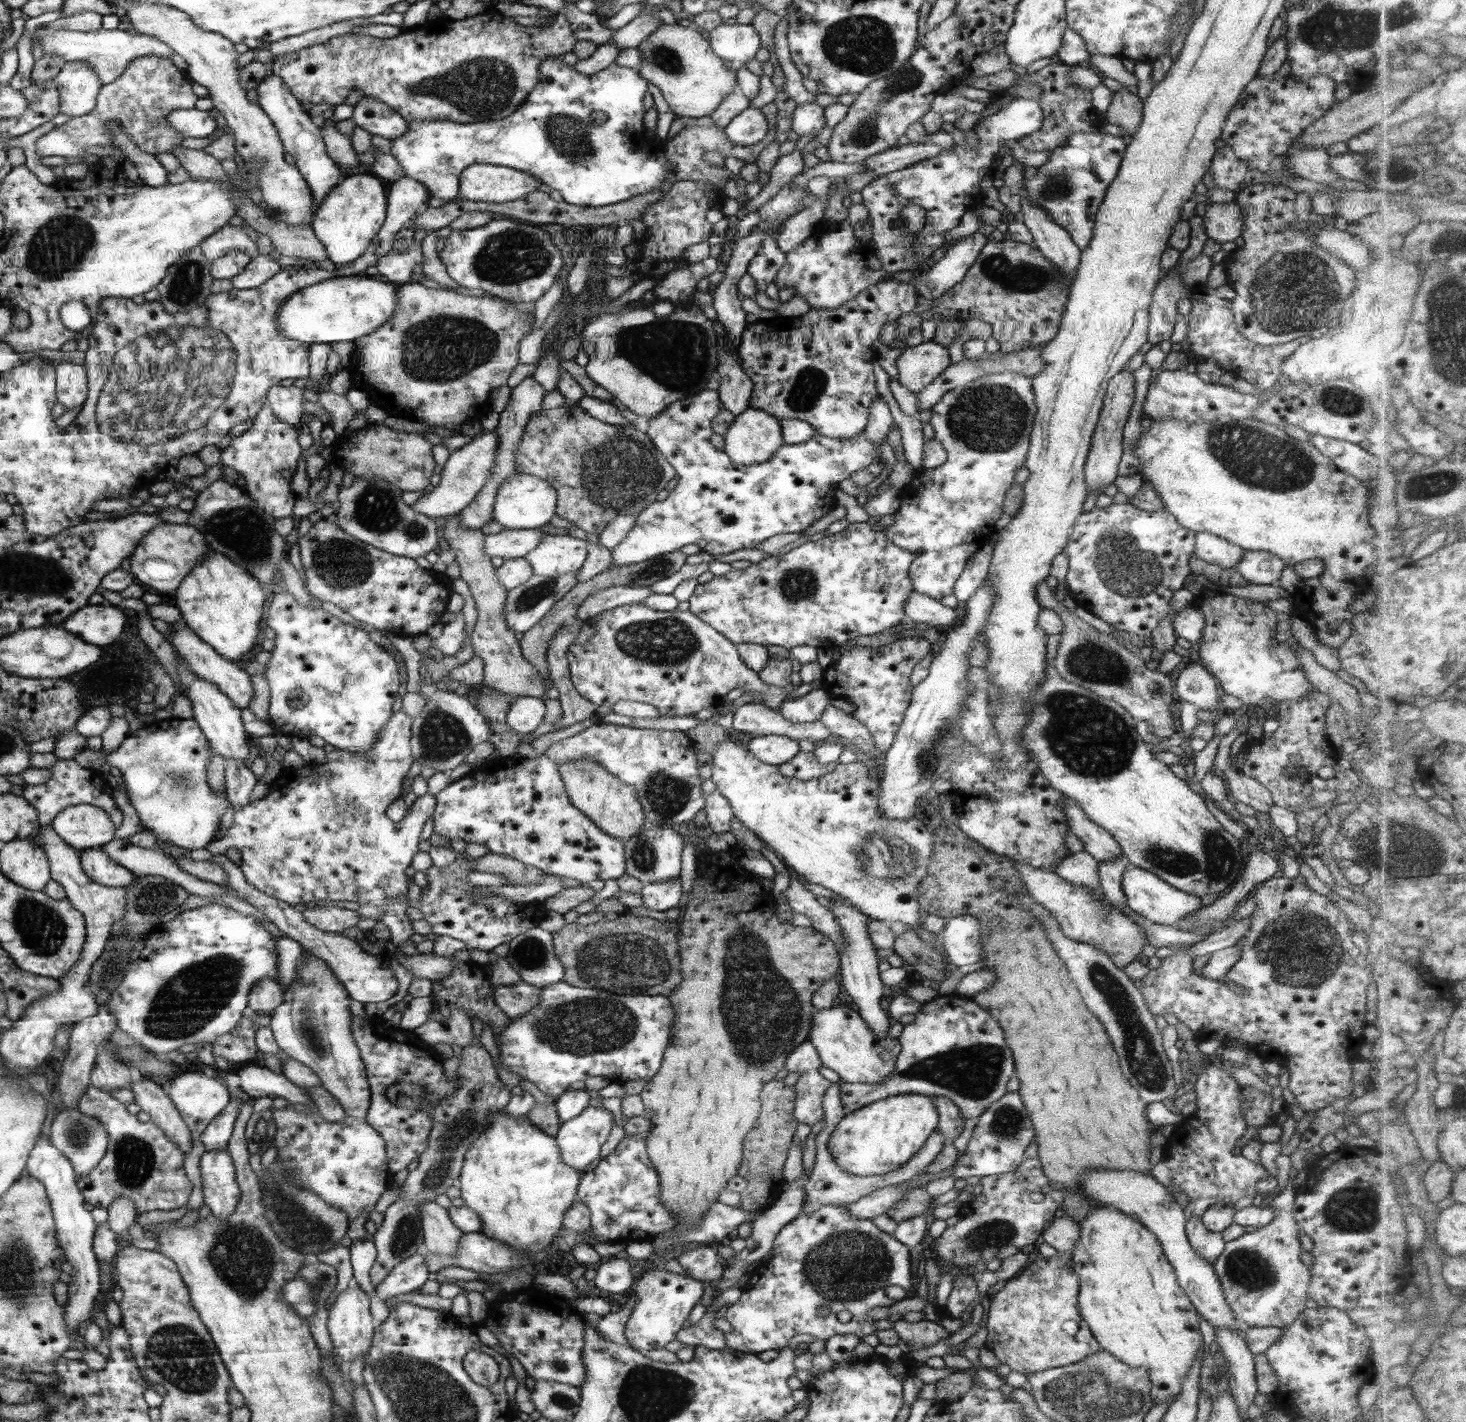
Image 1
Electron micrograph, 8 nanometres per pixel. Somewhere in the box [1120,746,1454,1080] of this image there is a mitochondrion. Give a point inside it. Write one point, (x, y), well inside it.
(1295, 948)

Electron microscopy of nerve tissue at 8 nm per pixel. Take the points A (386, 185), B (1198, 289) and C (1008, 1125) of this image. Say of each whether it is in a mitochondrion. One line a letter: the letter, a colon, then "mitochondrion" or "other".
A: other
B: other
C: mitochondrion

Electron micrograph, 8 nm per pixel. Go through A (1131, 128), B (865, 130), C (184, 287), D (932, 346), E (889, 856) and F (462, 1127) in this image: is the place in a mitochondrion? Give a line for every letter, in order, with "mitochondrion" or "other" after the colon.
A: other
B: mitochondrion
C: mitochondrion
D: other
E: mitochondrion
F: mitochondrion

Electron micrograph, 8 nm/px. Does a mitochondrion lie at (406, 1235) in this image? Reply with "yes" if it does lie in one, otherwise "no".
yes

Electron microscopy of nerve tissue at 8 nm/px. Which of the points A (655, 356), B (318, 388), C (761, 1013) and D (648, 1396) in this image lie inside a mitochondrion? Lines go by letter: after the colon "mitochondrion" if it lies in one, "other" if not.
A: mitochondrion
B: other
C: mitochondrion
D: mitochondrion

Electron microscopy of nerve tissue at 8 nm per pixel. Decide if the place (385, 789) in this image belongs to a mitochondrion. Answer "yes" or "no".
no

